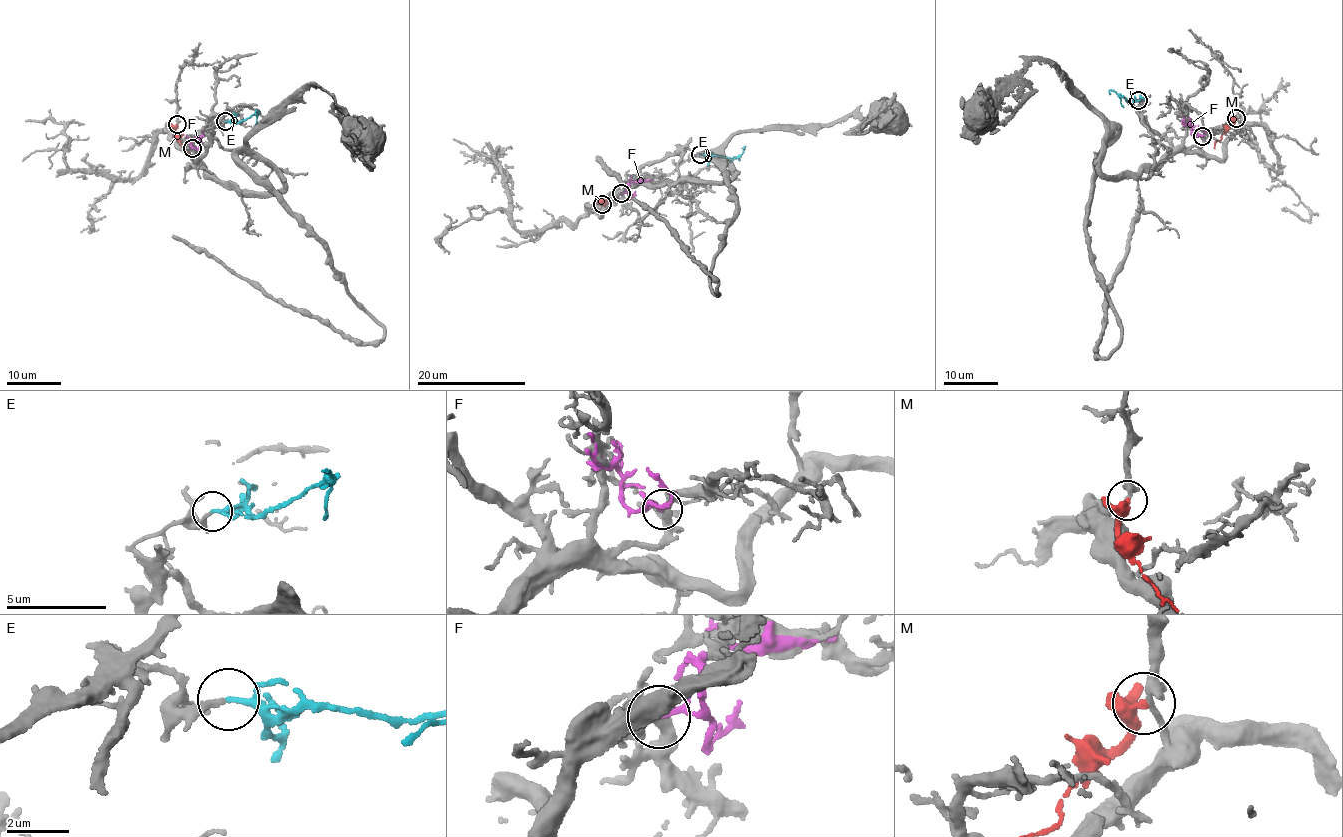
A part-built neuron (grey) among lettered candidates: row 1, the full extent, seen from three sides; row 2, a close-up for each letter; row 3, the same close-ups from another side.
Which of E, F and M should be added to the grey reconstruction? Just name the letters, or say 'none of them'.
E

